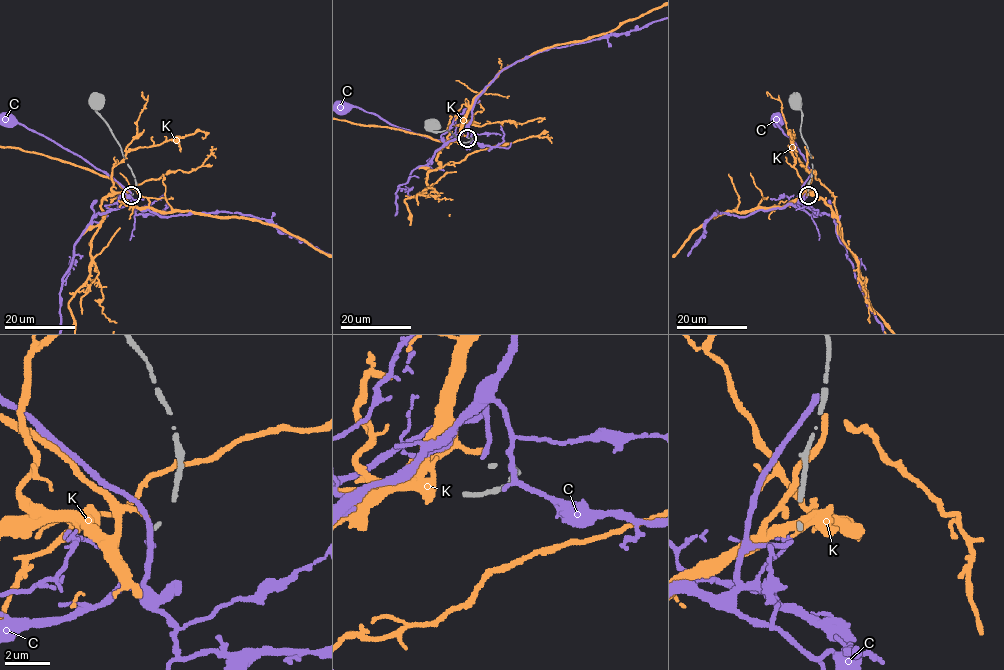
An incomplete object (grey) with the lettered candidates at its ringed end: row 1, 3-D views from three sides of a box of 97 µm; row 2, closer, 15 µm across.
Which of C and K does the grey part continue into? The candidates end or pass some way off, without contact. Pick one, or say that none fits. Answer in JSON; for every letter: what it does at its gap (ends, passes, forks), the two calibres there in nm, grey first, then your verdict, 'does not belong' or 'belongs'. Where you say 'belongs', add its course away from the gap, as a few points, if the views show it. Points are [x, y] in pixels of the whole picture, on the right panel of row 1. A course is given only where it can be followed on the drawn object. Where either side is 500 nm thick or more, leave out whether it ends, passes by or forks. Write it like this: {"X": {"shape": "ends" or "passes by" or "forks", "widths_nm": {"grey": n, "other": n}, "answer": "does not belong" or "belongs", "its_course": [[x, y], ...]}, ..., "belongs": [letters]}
{"C": {"shape": "ends", "widths_nm": {"grey": 130, "other": 190}, "answer": "does not belong"}, "K": {"shape": "ends", "widths_nm": {"grey": 130, "other": 240}, "answer": "does not belong"}, "belongs": []}

